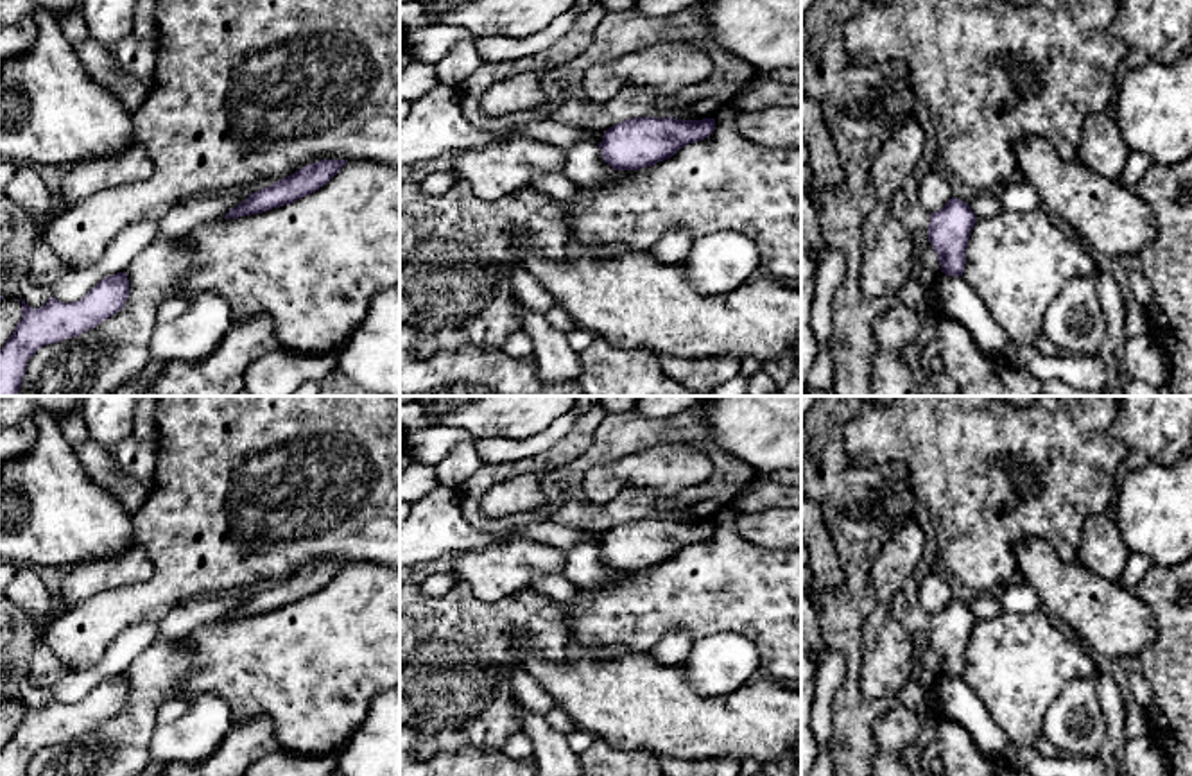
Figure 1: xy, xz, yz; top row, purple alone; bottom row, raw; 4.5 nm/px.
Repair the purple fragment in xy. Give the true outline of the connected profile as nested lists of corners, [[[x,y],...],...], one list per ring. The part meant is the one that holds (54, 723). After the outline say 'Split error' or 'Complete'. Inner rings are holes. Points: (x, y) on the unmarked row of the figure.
[[[125,672],[100,681],[84,699],[73,704],[57,703],[54,697],[39,708],[29,708],[22,699],[22,720],[13,737],[0,751],[0,776],[25,776],[29,760],[43,747],[77,738],[95,729],[104,720],[118,715],[129,699],[129,681]]]. Complete

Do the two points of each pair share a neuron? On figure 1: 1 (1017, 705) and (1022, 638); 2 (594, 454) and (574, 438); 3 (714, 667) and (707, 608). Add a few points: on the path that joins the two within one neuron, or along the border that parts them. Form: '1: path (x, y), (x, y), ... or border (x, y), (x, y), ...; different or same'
1: path (1017, 689), (1017, 665), (1022, 655); same
2: border (608, 414), (597, 427), (592, 443), (578, 457); different
3: border (696, 638), (742, 633), (751, 642); different

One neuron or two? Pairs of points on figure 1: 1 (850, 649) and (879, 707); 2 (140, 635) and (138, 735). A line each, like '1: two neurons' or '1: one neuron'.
1: one neuron
2: two neurons

